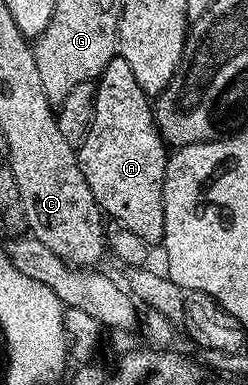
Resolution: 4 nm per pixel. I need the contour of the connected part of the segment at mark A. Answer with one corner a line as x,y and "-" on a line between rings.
111,58
95,82
91,127
83,143
77,147
77,153
81,172
85,172
85,181
89,184
89,192
93,192
104,215
110,221
125,224
125,228
130,228
134,234
141,236
141,240
149,244
162,243
165,232
163,181
167,171
169,147
159,135
152,99
141,88
141,84
137,84
133,68
129,68
129,64
125,64
123,58

